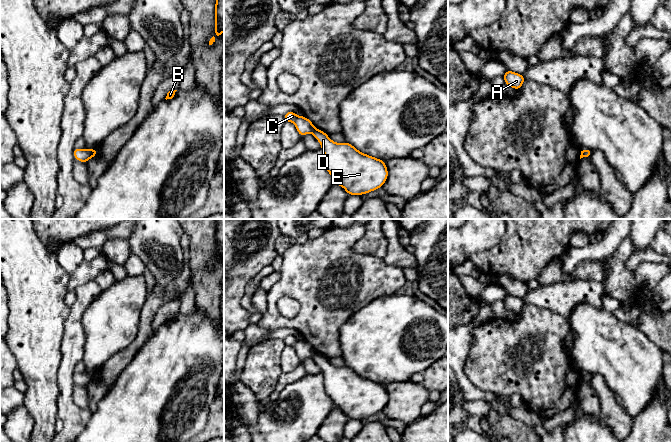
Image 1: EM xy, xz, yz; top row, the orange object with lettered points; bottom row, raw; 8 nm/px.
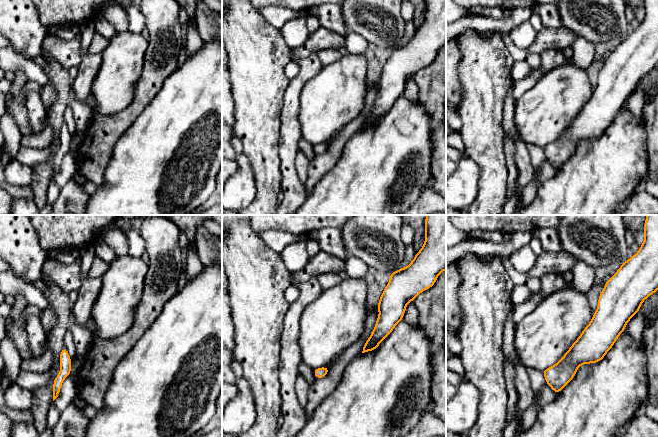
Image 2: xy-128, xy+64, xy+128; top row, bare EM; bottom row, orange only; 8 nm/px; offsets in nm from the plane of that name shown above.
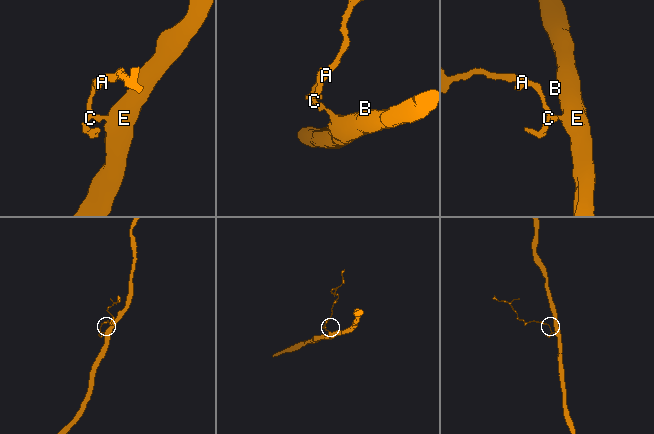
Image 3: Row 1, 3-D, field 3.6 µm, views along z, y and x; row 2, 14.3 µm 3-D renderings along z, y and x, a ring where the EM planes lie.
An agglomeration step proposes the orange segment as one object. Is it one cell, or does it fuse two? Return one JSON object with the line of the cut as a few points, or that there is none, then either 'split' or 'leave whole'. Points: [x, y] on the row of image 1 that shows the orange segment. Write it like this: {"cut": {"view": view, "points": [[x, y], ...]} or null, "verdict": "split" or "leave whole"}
{"cut": {"view": "xz", "points": [[315, 128], [312, 133]]}, "verdict": "split"}

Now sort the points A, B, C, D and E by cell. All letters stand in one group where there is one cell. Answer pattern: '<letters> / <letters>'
A C / B D E

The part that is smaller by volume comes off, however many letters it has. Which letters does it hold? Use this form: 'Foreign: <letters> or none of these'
Foreign: A, C

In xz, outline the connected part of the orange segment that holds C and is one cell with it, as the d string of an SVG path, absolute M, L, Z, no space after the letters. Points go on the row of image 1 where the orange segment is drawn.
M293 111L287 112L283 115L283 117L285 121L295 124L296 129L301 137L306 134L313 133L316 129L308 118L304 116L298 116Z

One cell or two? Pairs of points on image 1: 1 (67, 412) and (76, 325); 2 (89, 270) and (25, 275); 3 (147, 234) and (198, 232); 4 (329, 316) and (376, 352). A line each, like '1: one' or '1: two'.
1: one
2: two
3: two
4: two

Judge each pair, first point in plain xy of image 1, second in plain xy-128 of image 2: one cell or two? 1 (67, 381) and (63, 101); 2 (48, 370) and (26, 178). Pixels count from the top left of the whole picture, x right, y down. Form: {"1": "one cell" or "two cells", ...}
{"1": "two cells", "2": "two cells"}

